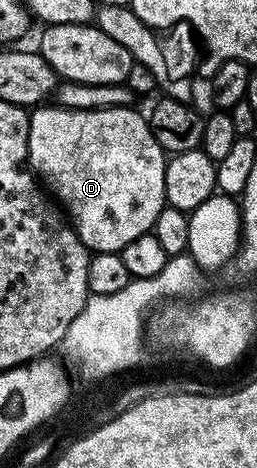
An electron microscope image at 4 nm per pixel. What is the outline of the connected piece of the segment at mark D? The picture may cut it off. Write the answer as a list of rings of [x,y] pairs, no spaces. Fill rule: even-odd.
[[[37,107],[29,113],[30,170],[43,178],[44,188],[63,206],[78,239],[86,249],[93,253],[120,253],[127,243],[131,243],[131,239],[139,239],[139,235],[150,232],[161,210],[166,208],[165,150],[159,147],[155,135],[149,129],[148,120],[142,114],[140,117],[136,108],[45,108]]]

